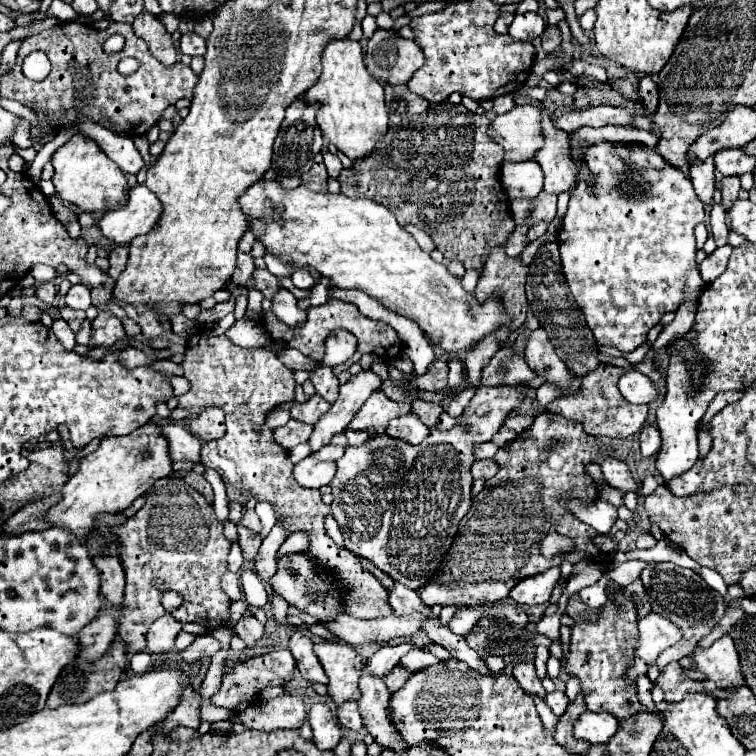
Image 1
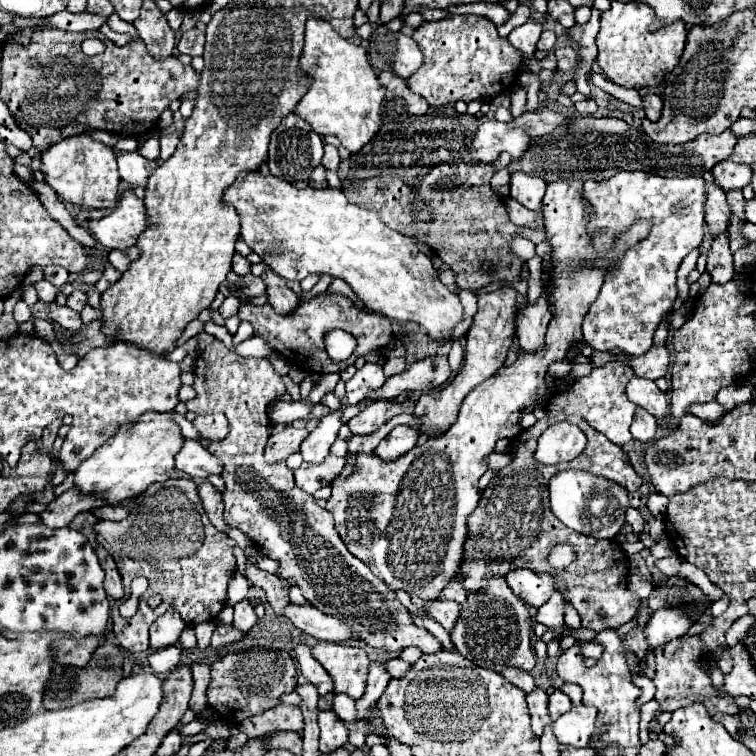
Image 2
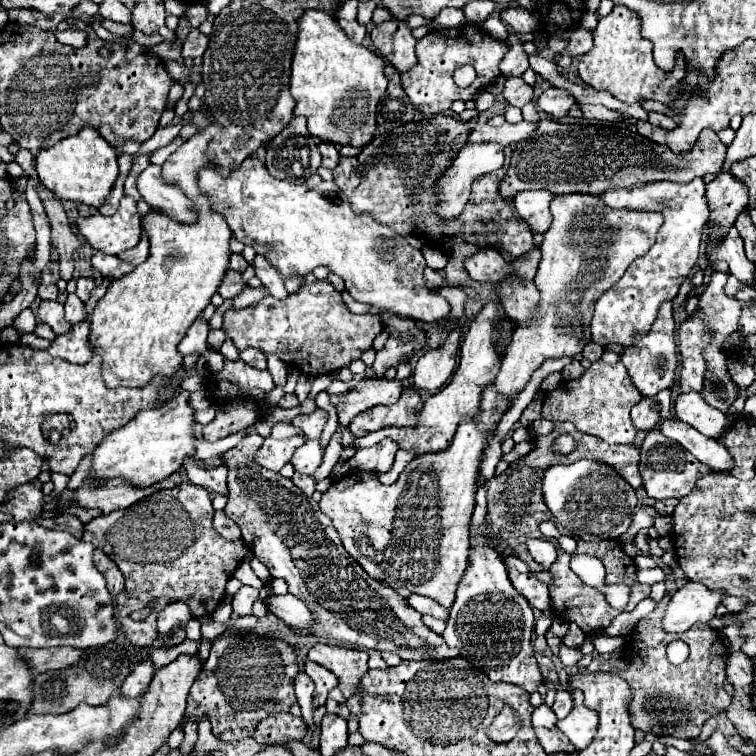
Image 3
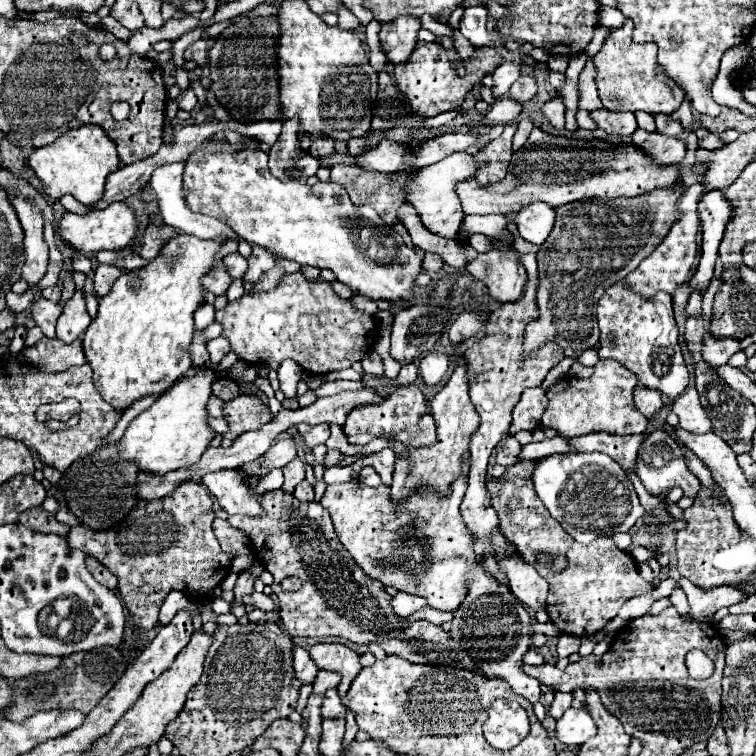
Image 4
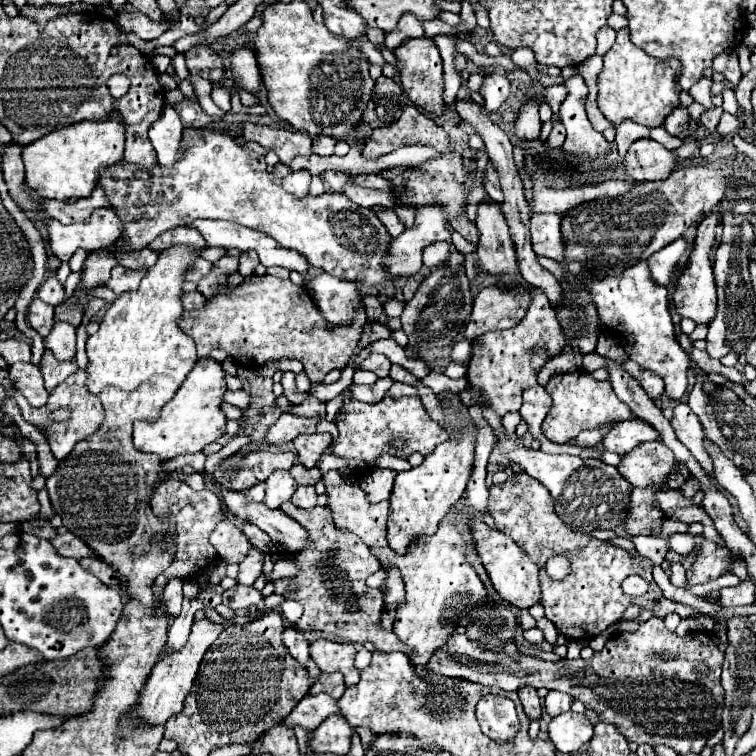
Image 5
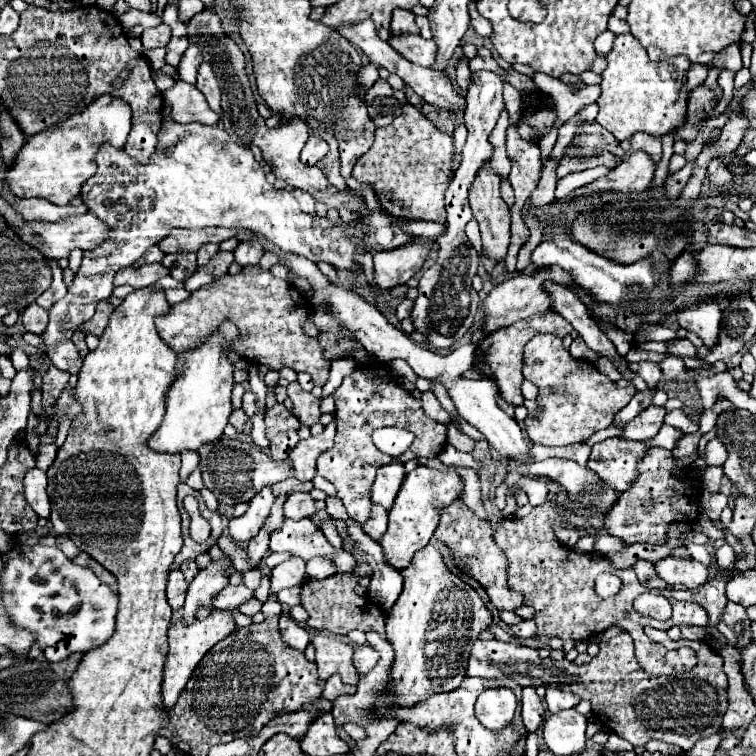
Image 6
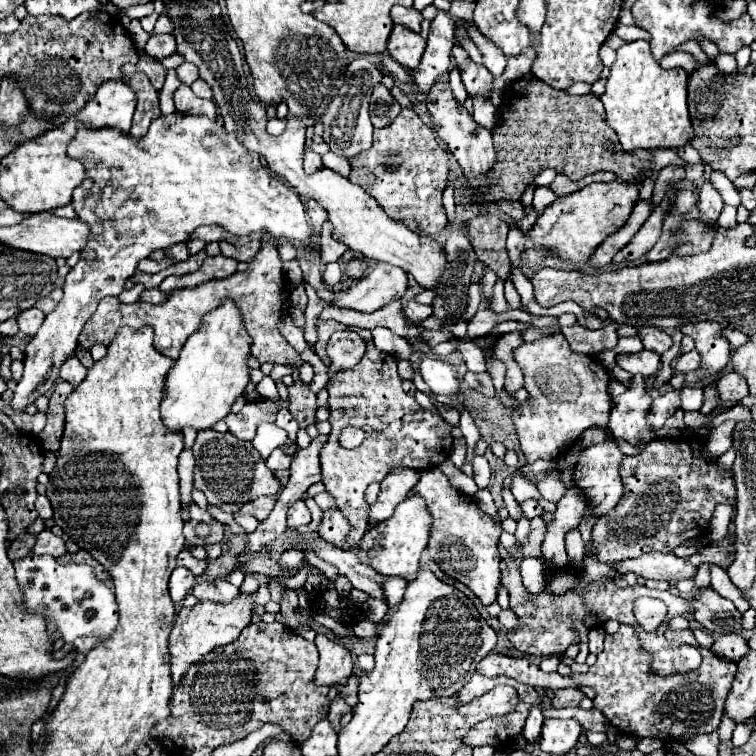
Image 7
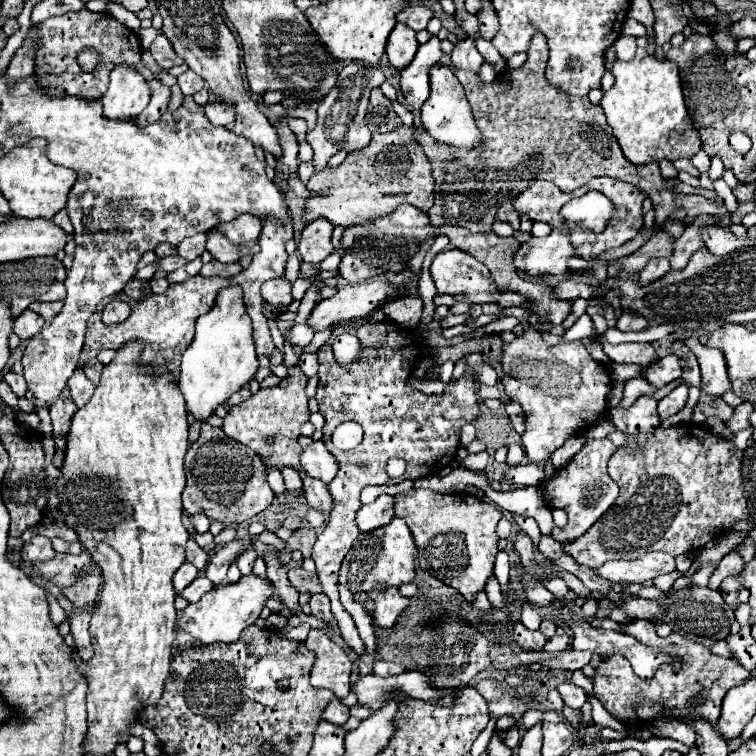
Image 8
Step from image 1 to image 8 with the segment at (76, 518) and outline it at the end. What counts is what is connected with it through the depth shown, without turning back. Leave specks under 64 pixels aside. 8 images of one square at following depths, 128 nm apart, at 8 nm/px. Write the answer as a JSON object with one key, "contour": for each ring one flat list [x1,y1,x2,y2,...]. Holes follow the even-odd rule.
{"contour":[[228,286,216,296,212,310,196,320,196,336,182,354,178,388,186,398,188,412,196,420,206,420,216,406,226,402,234,392,244,388,258,370,252,322,242,302,242,288]]}

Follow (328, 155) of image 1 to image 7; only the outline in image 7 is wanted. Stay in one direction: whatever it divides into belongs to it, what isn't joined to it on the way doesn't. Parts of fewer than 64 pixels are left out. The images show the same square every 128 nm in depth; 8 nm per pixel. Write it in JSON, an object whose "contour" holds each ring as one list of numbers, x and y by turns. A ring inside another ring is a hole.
{"contour":[[308,148,306,154,304,154,304,172,306,174,314,174,320,168,320,164,322,164,322,158]]}

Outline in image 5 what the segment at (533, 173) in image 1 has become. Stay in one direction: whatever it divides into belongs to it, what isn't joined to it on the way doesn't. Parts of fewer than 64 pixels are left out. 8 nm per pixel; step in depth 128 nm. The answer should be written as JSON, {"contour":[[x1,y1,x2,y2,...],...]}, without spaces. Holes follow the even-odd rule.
{"contour":[[532,214,530,232,532,232,532,246,538,256,546,256,556,262,566,262,560,222,562,216,558,214]]}

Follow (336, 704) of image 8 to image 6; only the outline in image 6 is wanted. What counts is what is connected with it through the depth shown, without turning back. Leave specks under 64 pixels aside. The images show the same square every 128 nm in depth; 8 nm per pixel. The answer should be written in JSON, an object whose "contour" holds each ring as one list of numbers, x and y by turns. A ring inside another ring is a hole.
{"contour":[[368,632,366,642,380,652,380,660,374,666,372,672,368,672,358,686,358,692,354,696,340,696,334,700,332,716,336,726,342,726,346,722,354,722,364,726,366,724,366,712,372,706,372,702,380,696,378,688,384,688,388,684,388,674,394,658,394,650,390,648,390,642,378,636,378,632]]}

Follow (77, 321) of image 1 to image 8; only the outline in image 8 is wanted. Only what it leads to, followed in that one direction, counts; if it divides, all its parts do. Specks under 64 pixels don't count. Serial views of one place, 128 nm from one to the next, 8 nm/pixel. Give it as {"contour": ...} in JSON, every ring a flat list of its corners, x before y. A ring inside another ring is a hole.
{"contour":[[26,310,22,312,16,322,14,322,14,334,20,338,20,340,28,340,32,336,36,336,44,326,44,318,38,316,36,312,32,310]]}

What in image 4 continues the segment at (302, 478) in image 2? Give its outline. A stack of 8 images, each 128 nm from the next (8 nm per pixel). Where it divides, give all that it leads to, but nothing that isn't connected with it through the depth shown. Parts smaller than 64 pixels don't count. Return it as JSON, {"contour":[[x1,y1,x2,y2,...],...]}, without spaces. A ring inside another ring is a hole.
{"contour":[[306,480,302,484,298,484,298,488,294,490,294,496,302,502,314,502,314,486,308,484]]}

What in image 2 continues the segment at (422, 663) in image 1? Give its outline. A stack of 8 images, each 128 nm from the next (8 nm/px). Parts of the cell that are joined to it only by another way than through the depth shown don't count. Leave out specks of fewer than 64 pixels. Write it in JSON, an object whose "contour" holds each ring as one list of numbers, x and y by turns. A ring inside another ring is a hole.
{"contour":[[388,658,388,660,386,660,386,672,388,672,390,676,394,676,394,678,404,676,408,670,410,670,410,664,402,662,400,658]]}

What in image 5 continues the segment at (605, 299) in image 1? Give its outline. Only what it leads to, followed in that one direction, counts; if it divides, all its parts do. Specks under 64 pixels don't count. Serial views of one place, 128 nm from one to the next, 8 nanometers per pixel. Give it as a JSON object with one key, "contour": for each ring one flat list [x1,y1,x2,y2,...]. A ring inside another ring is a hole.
{"contour":[[678,238,676,242,668,244,666,248,654,252,654,256,650,256,650,260,648,260,652,278,654,278,658,284,666,286,666,284,670,282,672,274,678,270,678,262,686,256,688,248,690,248,690,246,686,244,686,240,684,240,684,238]]}

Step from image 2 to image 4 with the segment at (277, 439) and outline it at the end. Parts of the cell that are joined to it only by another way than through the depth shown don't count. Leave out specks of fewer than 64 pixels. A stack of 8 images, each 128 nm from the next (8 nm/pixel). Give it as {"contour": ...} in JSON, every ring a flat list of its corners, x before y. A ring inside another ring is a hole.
{"contour":[[278,438,264,456,250,464,242,464,238,470,242,470,246,476,264,476,274,468,284,468,290,460,294,460,294,456,296,456,294,440]]}

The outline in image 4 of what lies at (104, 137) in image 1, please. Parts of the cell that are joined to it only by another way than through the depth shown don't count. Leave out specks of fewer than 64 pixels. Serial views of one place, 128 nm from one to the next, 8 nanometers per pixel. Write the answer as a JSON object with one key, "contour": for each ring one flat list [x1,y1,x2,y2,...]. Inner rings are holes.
{"contour":[[174,162,174,164,166,164,162,168,156,168,152,178,150,178,150,186,152,190,156,192,158,196,158,206,160,206,160,214,164,218,164,222,184,234,194,234,196,238,200,240,220,240,220,242,226,242,226,240,240,240,240,236,224,222,212,218,212,216,204,216,204,214,194,214,188,206,186,206,186,200,182,196,182,170,184,170,184,162]]}

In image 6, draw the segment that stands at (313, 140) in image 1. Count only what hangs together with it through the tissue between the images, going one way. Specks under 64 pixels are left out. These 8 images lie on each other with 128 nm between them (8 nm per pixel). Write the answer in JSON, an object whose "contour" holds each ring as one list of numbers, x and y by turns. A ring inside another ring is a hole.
{"contour":[[294,190,292,194,296,196,296,200,300,202,300,208,302,208,304,212,316,214,316,208,314,208,314,198,312,198,310,194,306,194,306,192,302,192,302,190]]}

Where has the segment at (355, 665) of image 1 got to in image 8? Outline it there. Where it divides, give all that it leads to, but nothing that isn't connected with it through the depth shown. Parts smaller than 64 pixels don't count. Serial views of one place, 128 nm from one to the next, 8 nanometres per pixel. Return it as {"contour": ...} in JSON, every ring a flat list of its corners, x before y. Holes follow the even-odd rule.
{"contour":[[322,628,310,630,304,644,316,654,310,684,314,688,328,688,334,692,336,698,344,700,350,692,350,670,352,670,352,662,346,656,346,652,336,642,332,642]]}

